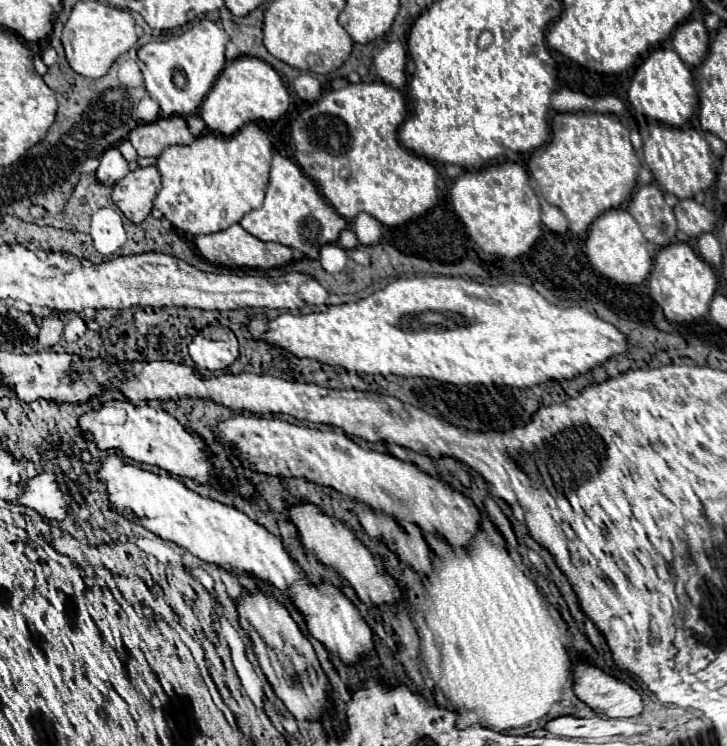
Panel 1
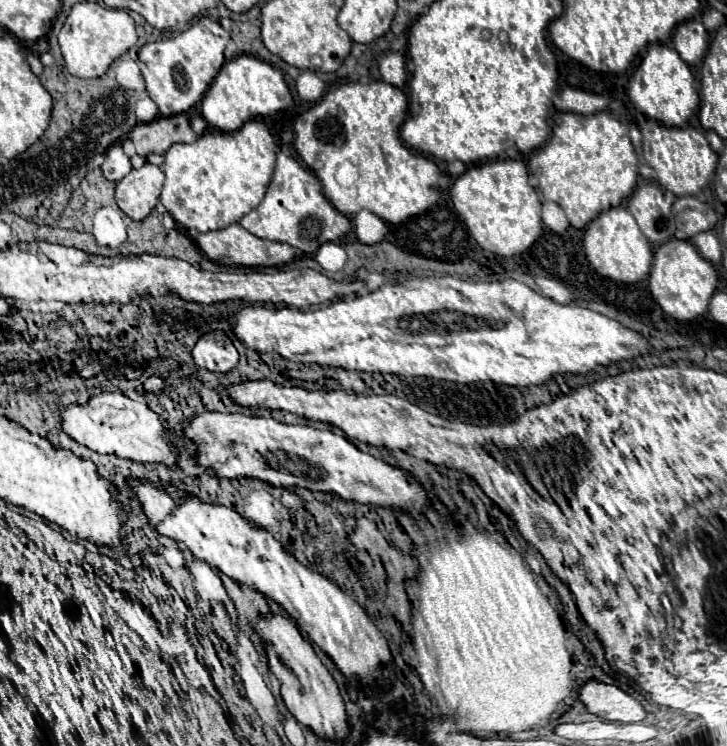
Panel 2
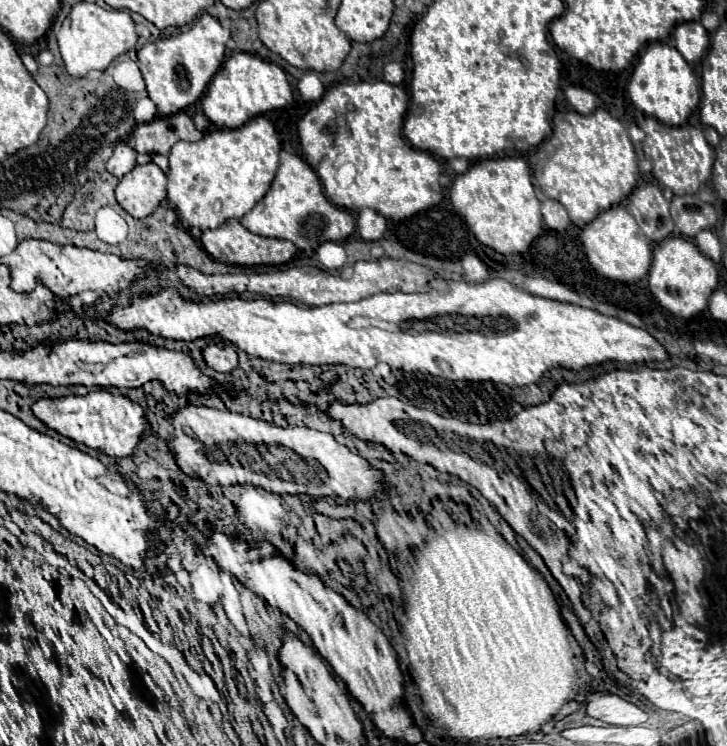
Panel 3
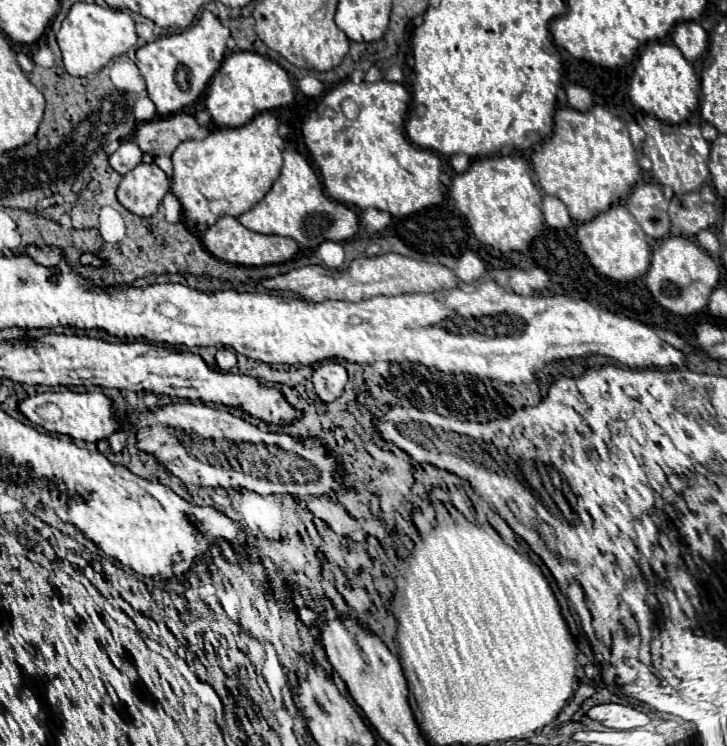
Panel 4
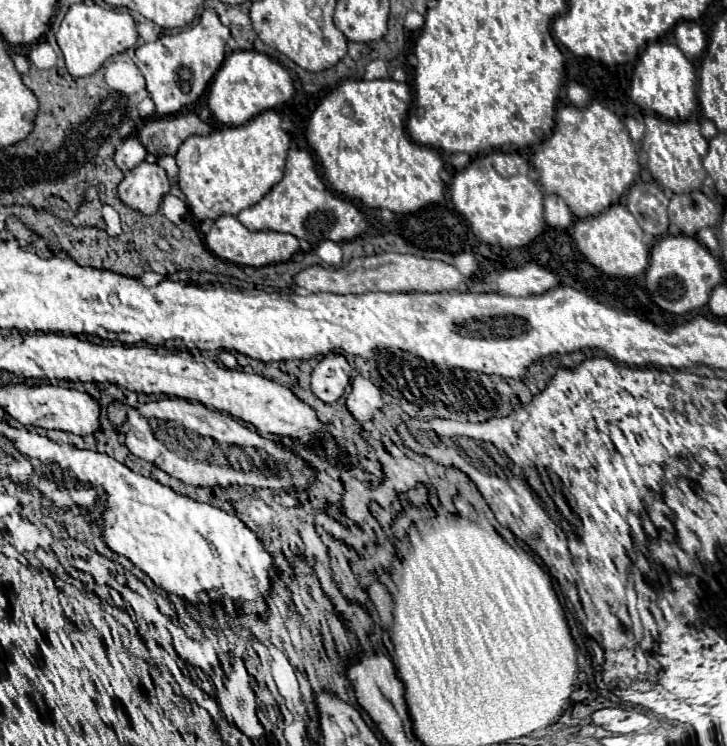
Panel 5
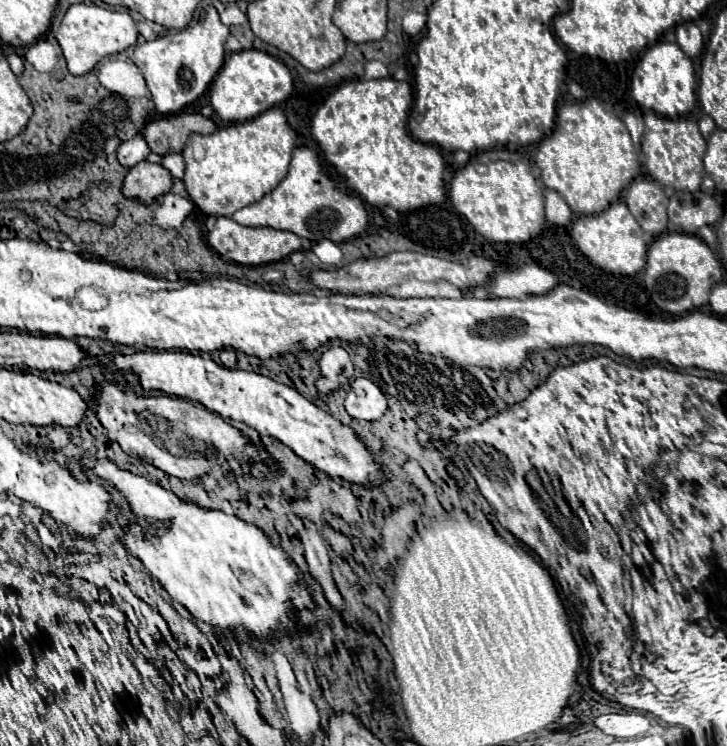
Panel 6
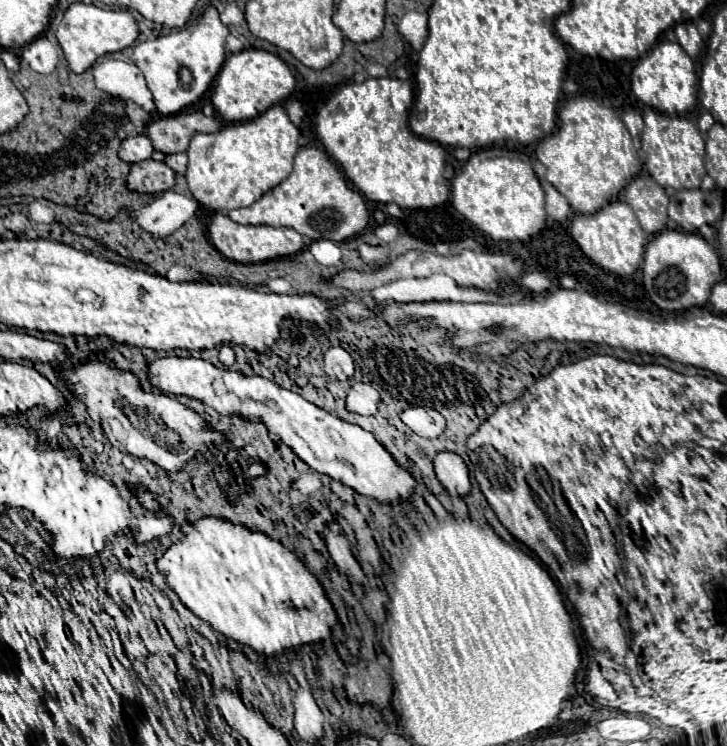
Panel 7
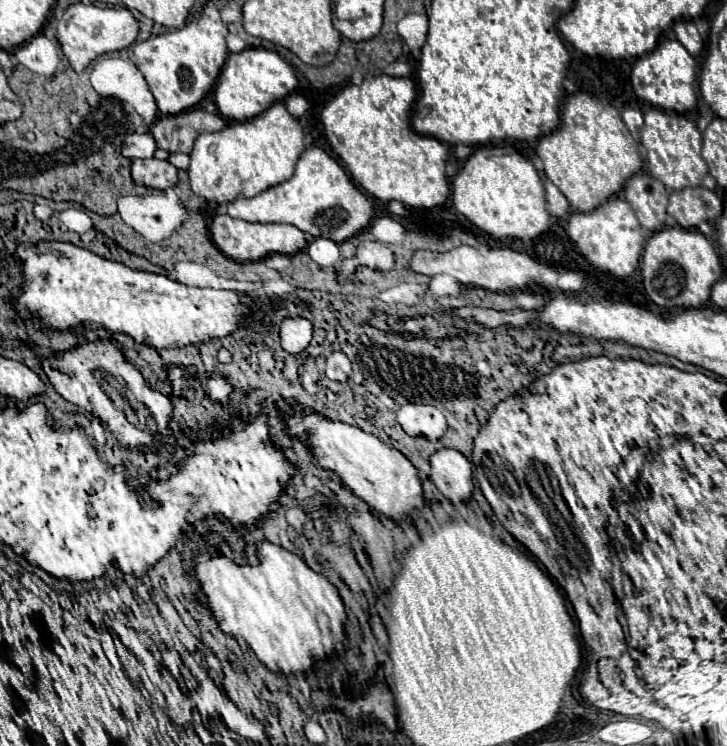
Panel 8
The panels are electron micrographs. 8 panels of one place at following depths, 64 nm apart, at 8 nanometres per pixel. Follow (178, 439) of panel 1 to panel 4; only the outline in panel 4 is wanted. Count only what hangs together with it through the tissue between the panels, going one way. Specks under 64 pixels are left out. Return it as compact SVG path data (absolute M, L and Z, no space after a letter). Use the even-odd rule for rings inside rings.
M70 390L40 392L40 394L20 398L16 408L26 420L30 420L36 426L42 426L48 432L66 434L70 438L84 440L84 442L98 442L104 438L110 442L112 452L122 452L122 448L124 448L126 432L120 432L118 422L114 422L114 418L112 418L110 400L102 392L84 392L84 394L70 392Z

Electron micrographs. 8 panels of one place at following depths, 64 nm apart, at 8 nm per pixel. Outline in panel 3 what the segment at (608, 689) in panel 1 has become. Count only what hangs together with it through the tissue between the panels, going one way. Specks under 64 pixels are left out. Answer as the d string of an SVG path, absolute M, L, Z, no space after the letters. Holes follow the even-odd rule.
M606 692L590 694L586 712L592 718L598 718L606 724L618 724L618 726L636 726L648 720L648 714L644 710L622 700L620 696L612 696Z

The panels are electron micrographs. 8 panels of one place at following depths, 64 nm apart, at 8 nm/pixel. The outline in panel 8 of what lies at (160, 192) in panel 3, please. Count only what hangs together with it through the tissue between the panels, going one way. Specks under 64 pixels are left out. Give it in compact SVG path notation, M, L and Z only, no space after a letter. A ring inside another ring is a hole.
M132 160L132 178L136 184L150 186L154 190L166 190L176 186L178 170L168 160Z

